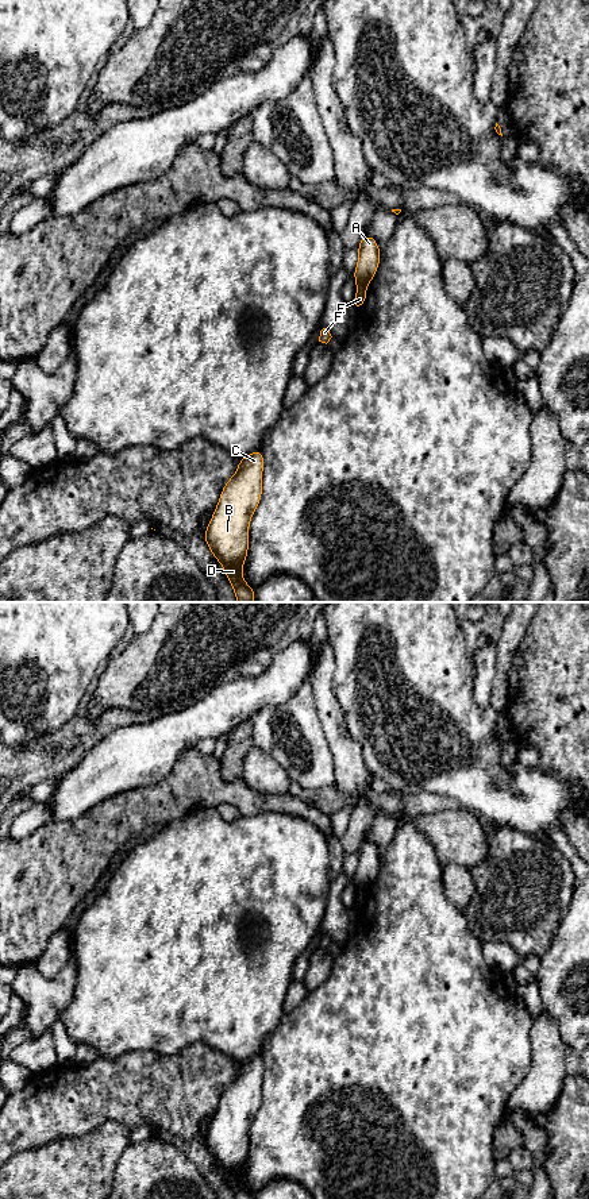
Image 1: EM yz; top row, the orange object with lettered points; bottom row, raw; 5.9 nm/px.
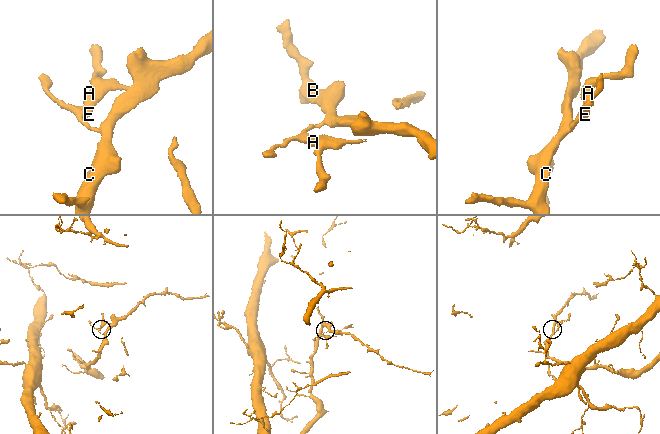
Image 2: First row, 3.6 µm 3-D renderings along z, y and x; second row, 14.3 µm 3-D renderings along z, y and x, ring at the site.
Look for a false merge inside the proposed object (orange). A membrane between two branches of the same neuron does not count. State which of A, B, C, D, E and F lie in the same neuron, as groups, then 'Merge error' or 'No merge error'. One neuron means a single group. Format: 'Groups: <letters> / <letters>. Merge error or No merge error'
Groups: A / B C D E F. Merge error

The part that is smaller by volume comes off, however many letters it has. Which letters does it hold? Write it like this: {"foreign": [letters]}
{"foreign": ["A"]}

